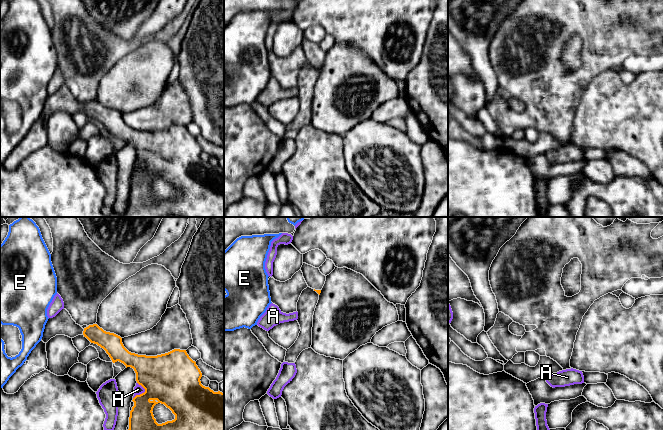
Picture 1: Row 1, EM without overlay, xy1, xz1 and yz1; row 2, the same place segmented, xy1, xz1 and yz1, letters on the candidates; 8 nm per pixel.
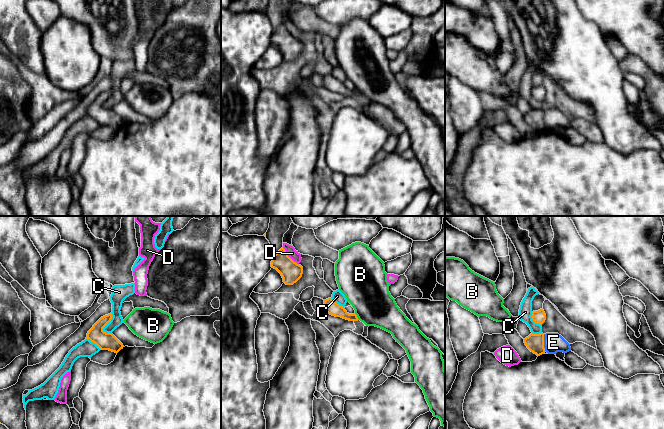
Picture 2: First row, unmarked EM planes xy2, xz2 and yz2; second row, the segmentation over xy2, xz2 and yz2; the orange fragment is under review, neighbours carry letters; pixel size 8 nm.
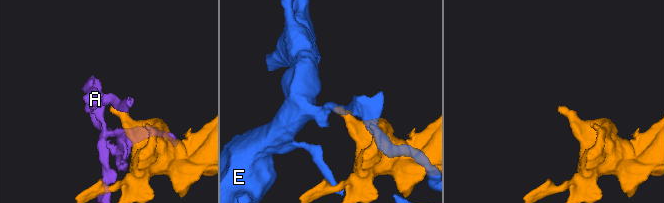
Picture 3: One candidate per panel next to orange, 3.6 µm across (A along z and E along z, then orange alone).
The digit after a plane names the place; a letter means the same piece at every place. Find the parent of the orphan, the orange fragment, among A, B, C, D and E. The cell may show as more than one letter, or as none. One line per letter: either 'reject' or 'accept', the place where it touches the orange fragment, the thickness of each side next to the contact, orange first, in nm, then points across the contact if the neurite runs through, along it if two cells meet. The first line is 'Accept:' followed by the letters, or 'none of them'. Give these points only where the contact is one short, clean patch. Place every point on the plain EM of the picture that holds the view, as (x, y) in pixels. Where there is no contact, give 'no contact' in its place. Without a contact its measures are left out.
Accept: none of them
A: reject; meets orange in xy1 at (144, 168); 420 nm thick on the orange side, 80 nm on the other
B: reject; meets orange in xz2 at (356, 92); 110 nm thick on the orange side, 360 nm on the other; border along xz2 (355, 89), (359, 95)
C: reject; meets orange in xy2 at (108, 98); 140 nm thick on the orange side, 130 nm on the other
D: reject; meets orange in xz2 at (288, 32); 170 nm thick on the orange side, 80 nm on the other
E: reject; meets orange in yz2 at (543, 118); 140 nm thick on the orange side, 160 nm on the other; border along yz2 (543, 110), (543, 123), (545, 126)

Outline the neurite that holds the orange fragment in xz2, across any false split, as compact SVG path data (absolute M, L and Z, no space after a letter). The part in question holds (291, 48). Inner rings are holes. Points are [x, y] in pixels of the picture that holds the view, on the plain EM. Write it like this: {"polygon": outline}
{"polygon": "M283 23L273 31L271 43L281 50L286 61L293 61L303 50L303 43L294 38Z"}

